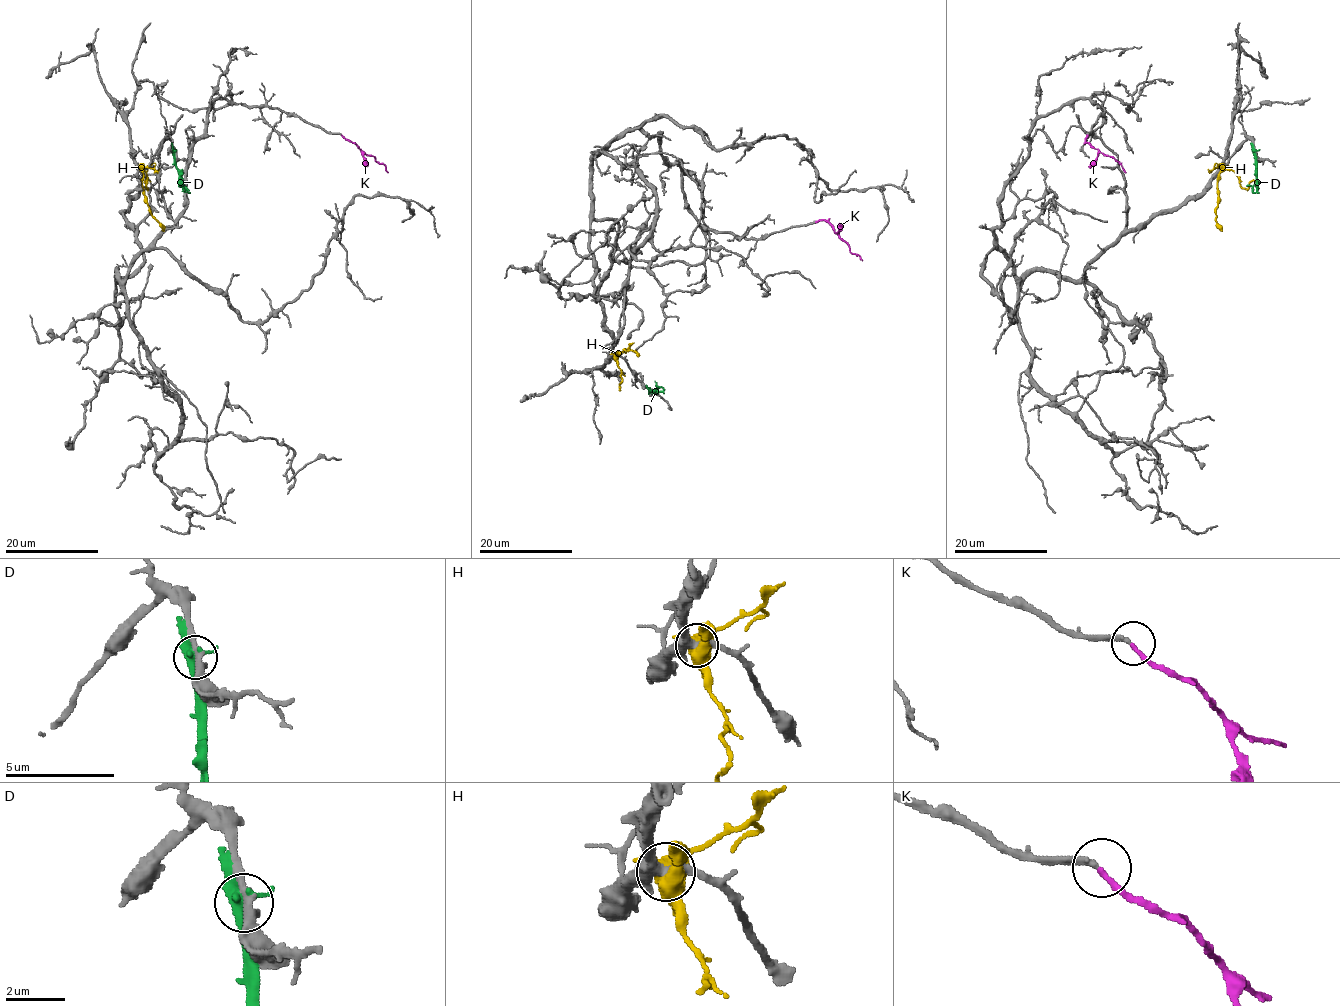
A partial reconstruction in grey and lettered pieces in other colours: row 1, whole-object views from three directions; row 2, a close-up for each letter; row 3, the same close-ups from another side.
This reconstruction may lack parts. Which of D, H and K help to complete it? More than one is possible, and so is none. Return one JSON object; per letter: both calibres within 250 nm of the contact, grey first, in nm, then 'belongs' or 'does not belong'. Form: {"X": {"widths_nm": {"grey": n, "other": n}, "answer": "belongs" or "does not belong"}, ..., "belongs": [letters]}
{"D": {"widths_nm": {"grey": 320, "other": 240}, "answer": "does not belong"}, "H": {"widths_nm": {"grey": 360, "other": 600}, "answer": "does not belong"}, "K": {"widths_nm": {"grey": 240, "other": 240}, "answer": "belongs"}, "belongs": ["K"]}

